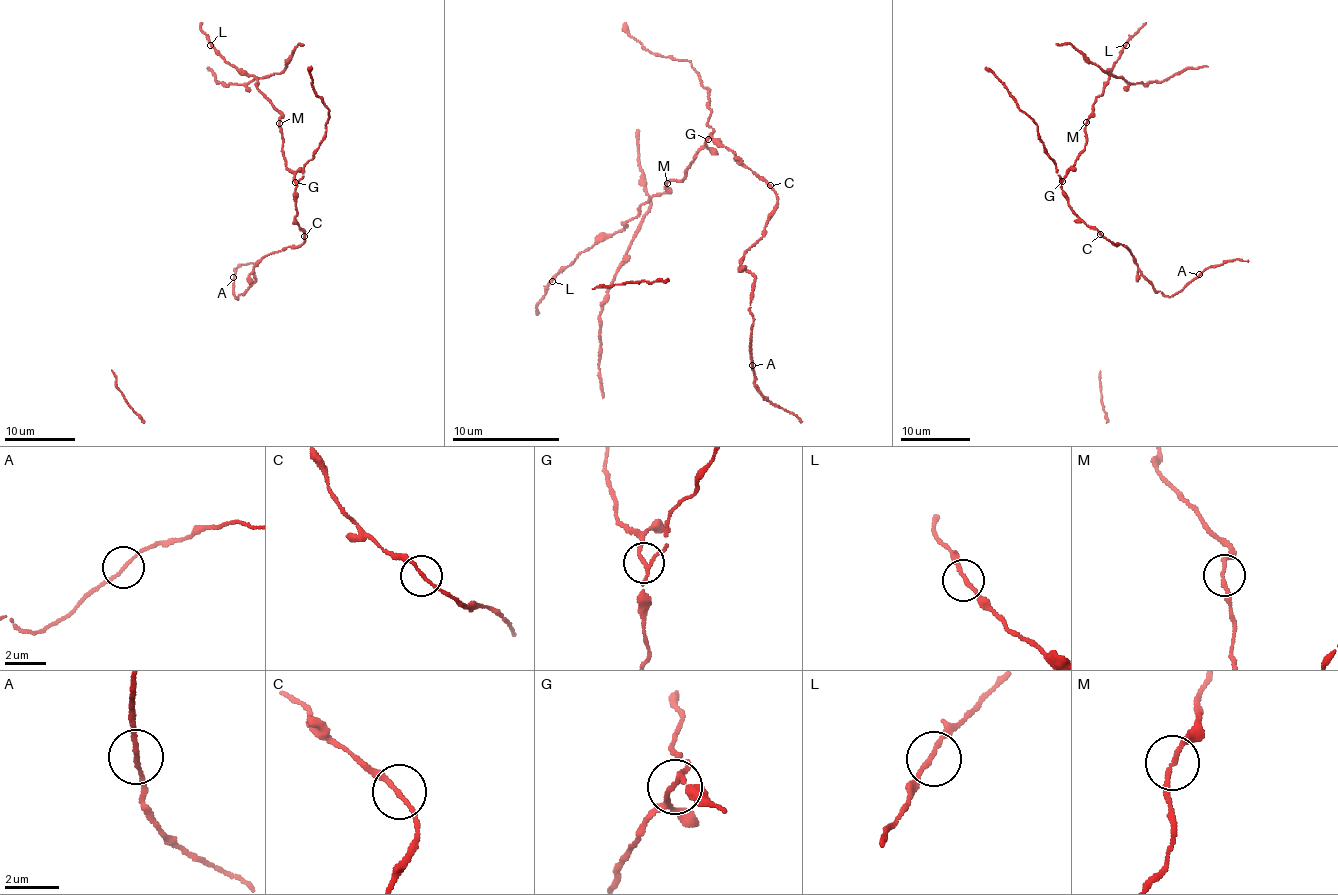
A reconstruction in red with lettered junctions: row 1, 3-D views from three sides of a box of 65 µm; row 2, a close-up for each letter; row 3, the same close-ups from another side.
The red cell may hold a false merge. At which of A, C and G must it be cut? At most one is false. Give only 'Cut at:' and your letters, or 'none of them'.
Cut at: G

